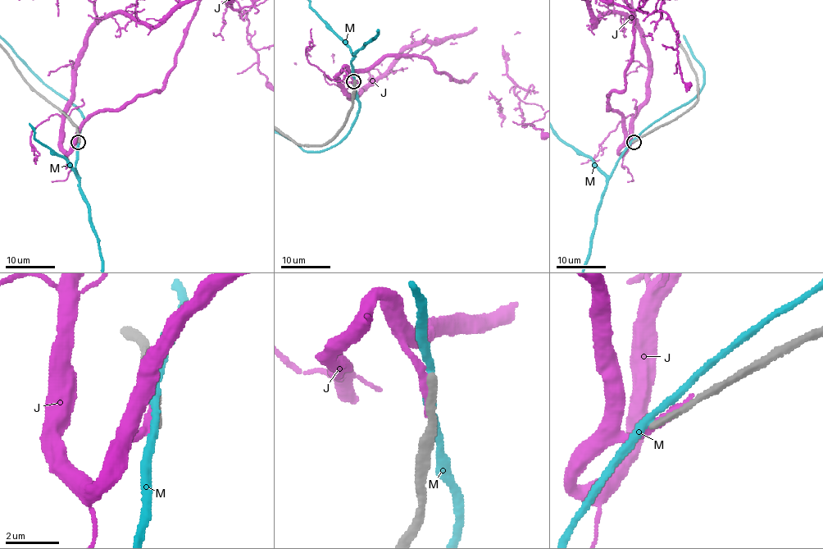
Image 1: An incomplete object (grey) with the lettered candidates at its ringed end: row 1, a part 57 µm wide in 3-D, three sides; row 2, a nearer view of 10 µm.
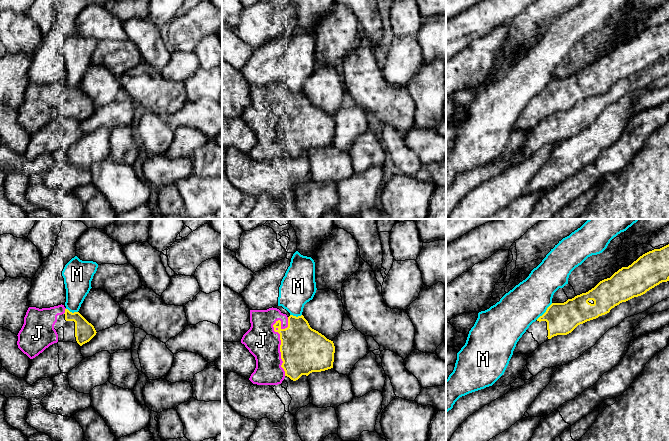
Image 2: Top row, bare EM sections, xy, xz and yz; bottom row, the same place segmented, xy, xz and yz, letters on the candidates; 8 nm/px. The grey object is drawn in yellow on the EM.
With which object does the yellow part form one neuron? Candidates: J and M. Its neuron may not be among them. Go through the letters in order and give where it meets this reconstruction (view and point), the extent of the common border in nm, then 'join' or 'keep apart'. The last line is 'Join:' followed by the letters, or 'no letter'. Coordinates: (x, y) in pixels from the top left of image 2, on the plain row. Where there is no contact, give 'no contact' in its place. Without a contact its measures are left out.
J: contact xz (280, 112); length 480 nm; keep apart
M: contact yz (545, 88); length 190 nm; keep apart
Join: no letter

